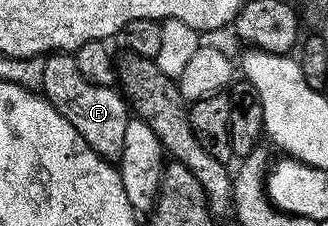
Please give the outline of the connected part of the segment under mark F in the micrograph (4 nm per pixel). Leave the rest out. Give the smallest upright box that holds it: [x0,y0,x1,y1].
[41,53,129,159]

